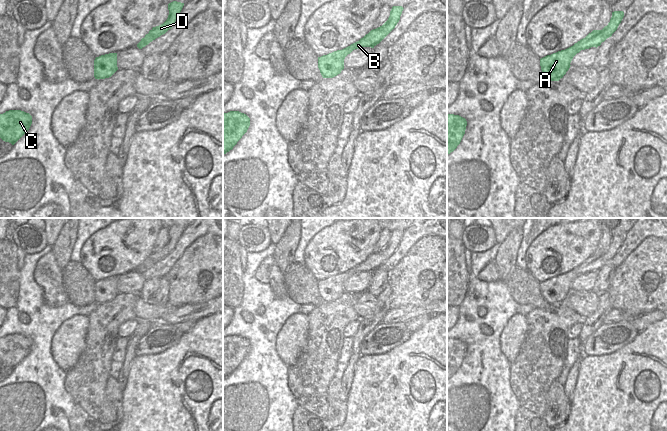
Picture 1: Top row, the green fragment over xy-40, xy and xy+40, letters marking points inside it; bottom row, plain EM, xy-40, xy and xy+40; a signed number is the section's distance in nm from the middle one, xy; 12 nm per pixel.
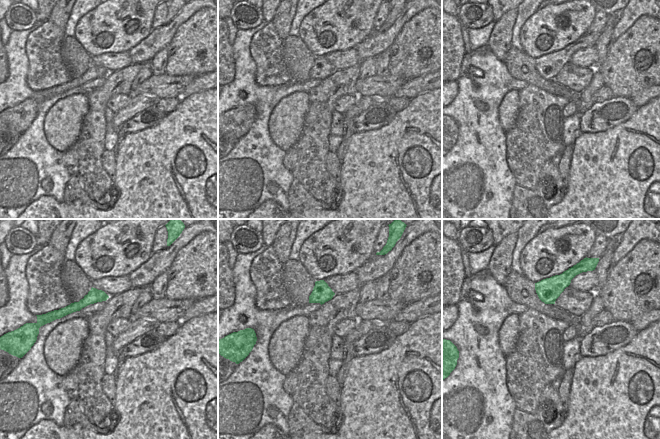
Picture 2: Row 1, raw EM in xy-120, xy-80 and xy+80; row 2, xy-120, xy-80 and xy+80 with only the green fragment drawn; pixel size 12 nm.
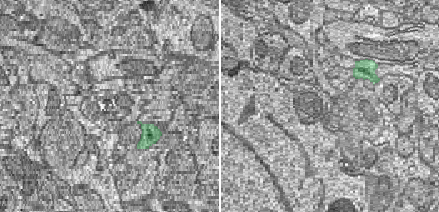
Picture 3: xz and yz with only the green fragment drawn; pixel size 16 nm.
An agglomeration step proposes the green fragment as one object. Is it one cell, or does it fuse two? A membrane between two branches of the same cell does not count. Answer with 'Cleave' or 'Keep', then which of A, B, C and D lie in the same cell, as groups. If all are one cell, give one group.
Keep. Groups: A B C D.

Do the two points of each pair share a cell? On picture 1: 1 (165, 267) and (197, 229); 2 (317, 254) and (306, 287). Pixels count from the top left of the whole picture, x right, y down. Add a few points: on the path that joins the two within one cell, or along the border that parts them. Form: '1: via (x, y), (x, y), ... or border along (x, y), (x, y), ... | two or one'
1: via (172, 258), (188, 238) | one
2: border along (303, 264), (318, 280) | two

